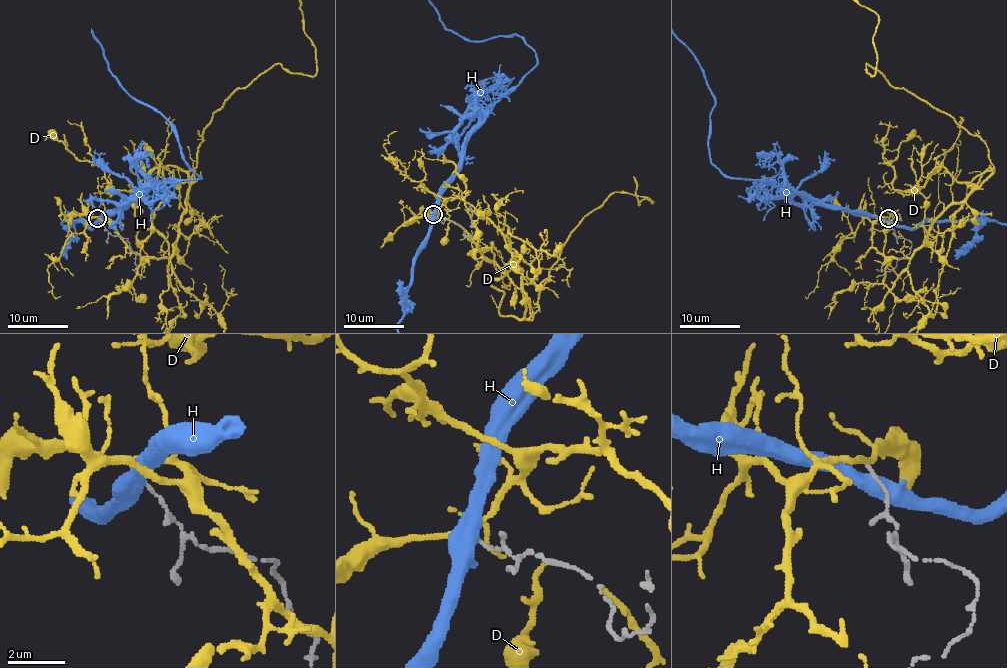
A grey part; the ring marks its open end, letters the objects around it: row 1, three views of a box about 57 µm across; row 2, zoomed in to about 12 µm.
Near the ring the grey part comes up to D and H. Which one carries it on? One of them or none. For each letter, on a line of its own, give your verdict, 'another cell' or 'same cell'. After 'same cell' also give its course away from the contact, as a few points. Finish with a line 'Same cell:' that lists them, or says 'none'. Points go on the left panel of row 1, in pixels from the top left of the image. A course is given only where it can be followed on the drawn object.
D: another cell
H: another cell
Same cell: none

